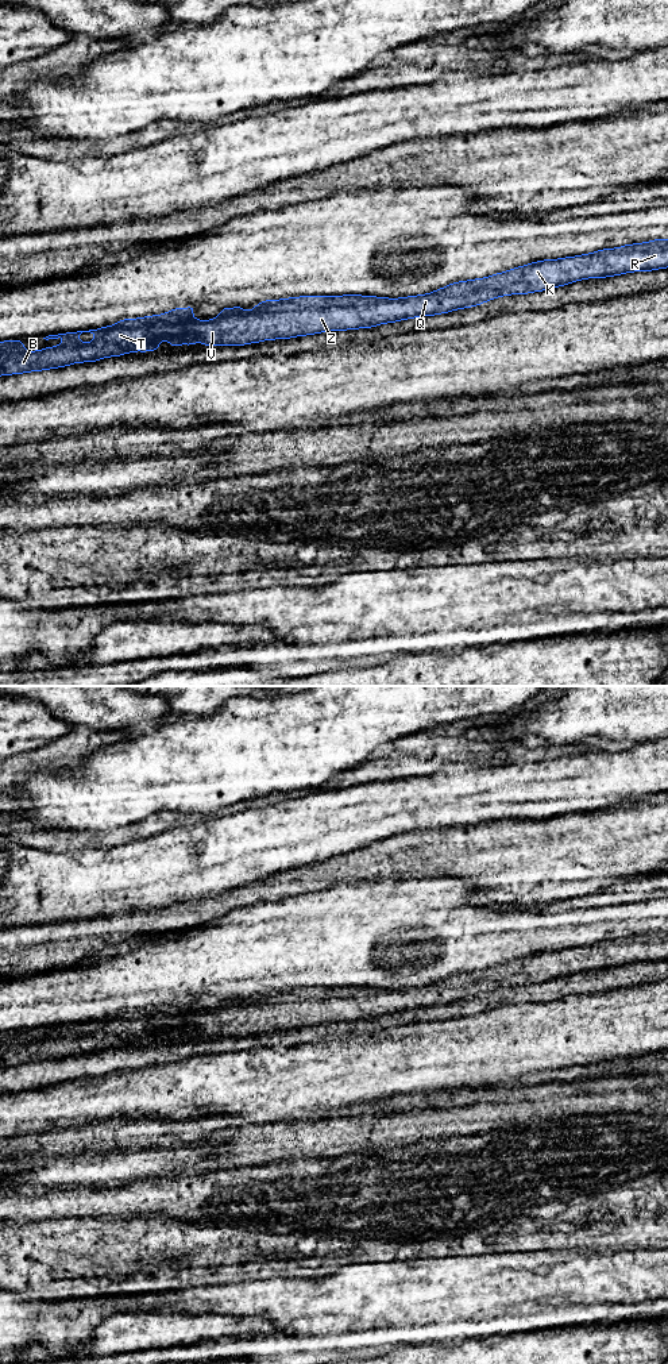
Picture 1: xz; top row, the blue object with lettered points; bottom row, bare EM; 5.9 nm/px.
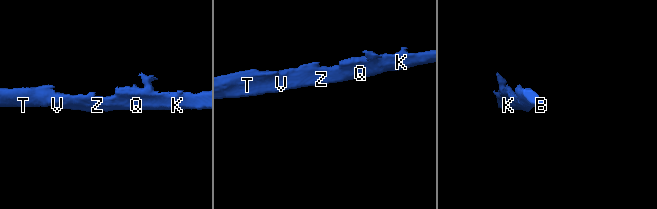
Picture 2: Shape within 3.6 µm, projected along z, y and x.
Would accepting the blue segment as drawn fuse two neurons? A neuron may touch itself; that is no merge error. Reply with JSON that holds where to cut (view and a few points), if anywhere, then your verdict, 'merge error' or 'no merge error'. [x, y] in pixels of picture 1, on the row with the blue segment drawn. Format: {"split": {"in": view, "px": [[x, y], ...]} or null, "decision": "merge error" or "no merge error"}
{"split": null, "decision": "no merge error"}

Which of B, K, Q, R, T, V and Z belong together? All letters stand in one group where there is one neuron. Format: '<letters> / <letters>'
B K Q R T V Z

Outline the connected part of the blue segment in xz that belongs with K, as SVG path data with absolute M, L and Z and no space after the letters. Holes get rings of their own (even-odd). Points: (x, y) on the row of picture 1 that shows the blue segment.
M657 239L579 257L533 262L486 278L453 282L429 294L403 298L345 294L267 300L250 312L244 312L244 307L221 308L221 313L208 321L193 319L196 305L189 305L186 309L174 308L157 316L124 319L97 330L49 335L43 339L66 340L58 347L39 351L24 351L26 340L0 342L0 375L96 362L132 351L161 350L159 340L169 340L173 347L182 343L193 346L196 342L204 346L242 346L327 331L370 328L471 308L501 296L548 290L584 278L664 267L668 267L668 239ZM82 332L94 334L97 339L80 343L77 338Z

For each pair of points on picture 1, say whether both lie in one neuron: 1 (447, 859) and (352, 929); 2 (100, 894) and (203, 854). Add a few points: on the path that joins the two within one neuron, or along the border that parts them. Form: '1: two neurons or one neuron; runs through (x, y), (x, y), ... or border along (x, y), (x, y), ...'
1: two neurons; border along (452, 874), (423, 878), (389, 878)
2: one neuron; runs through (126, 878), (177, 866)

